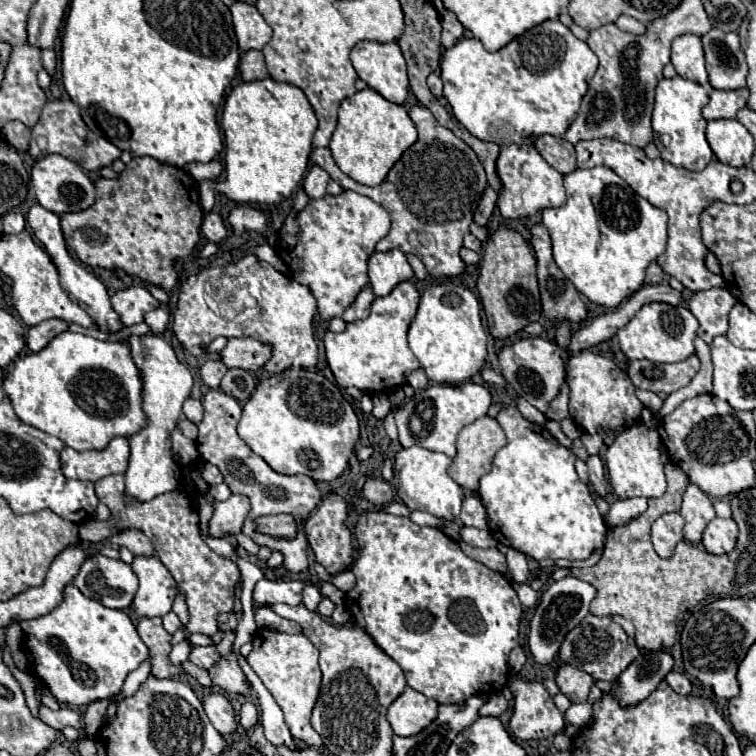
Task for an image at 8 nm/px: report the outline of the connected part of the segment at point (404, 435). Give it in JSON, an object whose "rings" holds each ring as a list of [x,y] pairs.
{"rings":[[[471,381],[459,383],[459,385],[439,385],[437,383],[423,391],[415,391],[415,395],[409,401],[401,403],[395,413],[395,421],[399,429],[399,443],[401,447],[419,445],[429,451],[439,451],[449,457],[455,457],[457,433],[465,425],[483,417],[489,405],[491,405],[491,393],[485,387],[475,385]]]}

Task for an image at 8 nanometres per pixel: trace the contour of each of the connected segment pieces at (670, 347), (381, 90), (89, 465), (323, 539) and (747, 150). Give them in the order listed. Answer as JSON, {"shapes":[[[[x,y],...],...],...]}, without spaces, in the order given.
{"shapes":[[[[649,303],[629,321],[625,329],[617,333],[619,347],[629,359],[647,359],[653,363],[677,363],[695,353],[693,339],[697,335],[697,319],[685,305],[667,305],[667,303]]],[[[361,41],[351,49],[351,63],[359,79],[363,79],[381,97],[397,105],[405,103],[409,89],[407,67],[395,41]]],[[[115,437],[103,451],[75,451],[65,447],[61,453],[61,469],[67,479],[99,481],[113,473],[125,473],[129,461],[129,441]]],[[[331,495],[303,523],[303,531],[305,531],[311,551],[315,555],[315,561],[321,563],[329,575],[345,571],[353,563],[353,541],[351,541],[351,531],[345,525],[345,521],[347,521],[347,505],[345,505],[343,497]]],[[[737,119],[709,121],[705,135],[711,151],[725,165],[745,167],[755,153],[751,133]]]]}

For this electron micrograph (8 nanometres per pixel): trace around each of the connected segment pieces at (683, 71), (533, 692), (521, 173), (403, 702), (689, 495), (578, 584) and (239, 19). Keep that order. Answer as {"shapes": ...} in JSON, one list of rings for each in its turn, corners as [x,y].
{"shapes":[[[[681,35],[671,45],[671,63],[679,77],[691,79],[709,91],[709,79],[705,71],[705,55],[701,37]]],[[[515,675],[509,681],[509,691],[513,695],[513,717],[509,719],[509,731],[515,739],[521,741],[531,741],[531,739],[549,739],[555,737],[557,733],[561,733],[565,729],[565,717],[563,713],[555,707],[551,695],[547,693],[547,689],[543,687],[543,683],[539,681],[527,681],[519,675]]],[[[509,145],[503,147],[497,157],[497,175],[501,179],[503,189],[497,197],[497,209],[505,219],[519,219],[519,217],[531,217],[537,211],[543,211],[547,207],[561,207],[565,203],[565,187],[563,187],[563,175],[553,169],[533,145]]],[[[407,687],[389,707],[387,721],[393,727],[395,735],[411,737],[423,731],[437,717],[435,699],[427,699],[423,693]]],[[[689,485],[683,493],[683,505],[679,509],[679,515],[685,519],[683,539],[697,545],[701,543],[707,523],[715,517],[715,511],[711,499],[697,485]]],[[[565,577],[561,581],[553,581],[549,585],[549,589],[543,593],[543,597],[535,609],[535,615],[531,619],[531,625],[529,625],[531,627],[529,629],[529,649],[537,663],[547,665],[557,657],[561,641],[589,613],[589,605],[593,599],[595,599],[595,587],[577,577]]],[[[237,1],[235,5],[231,5],[229,11],[233,17],[233,29],[237,35],[239,49],[241,51],[263,49],[265,43],[271,39],[271,27],[259,15],[255,5]]]]}

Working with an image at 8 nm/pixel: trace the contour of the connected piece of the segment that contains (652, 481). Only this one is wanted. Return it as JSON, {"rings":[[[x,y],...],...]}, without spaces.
{"rings":[[[637,423],[625,429],[615,443],[607,449],[605,467],[609,473],[609,483],[621,499],[629,497],[661,497],[665,493],[665,473],[659,459],[661,439],[655,429],[647,429],[643,423]]]}

